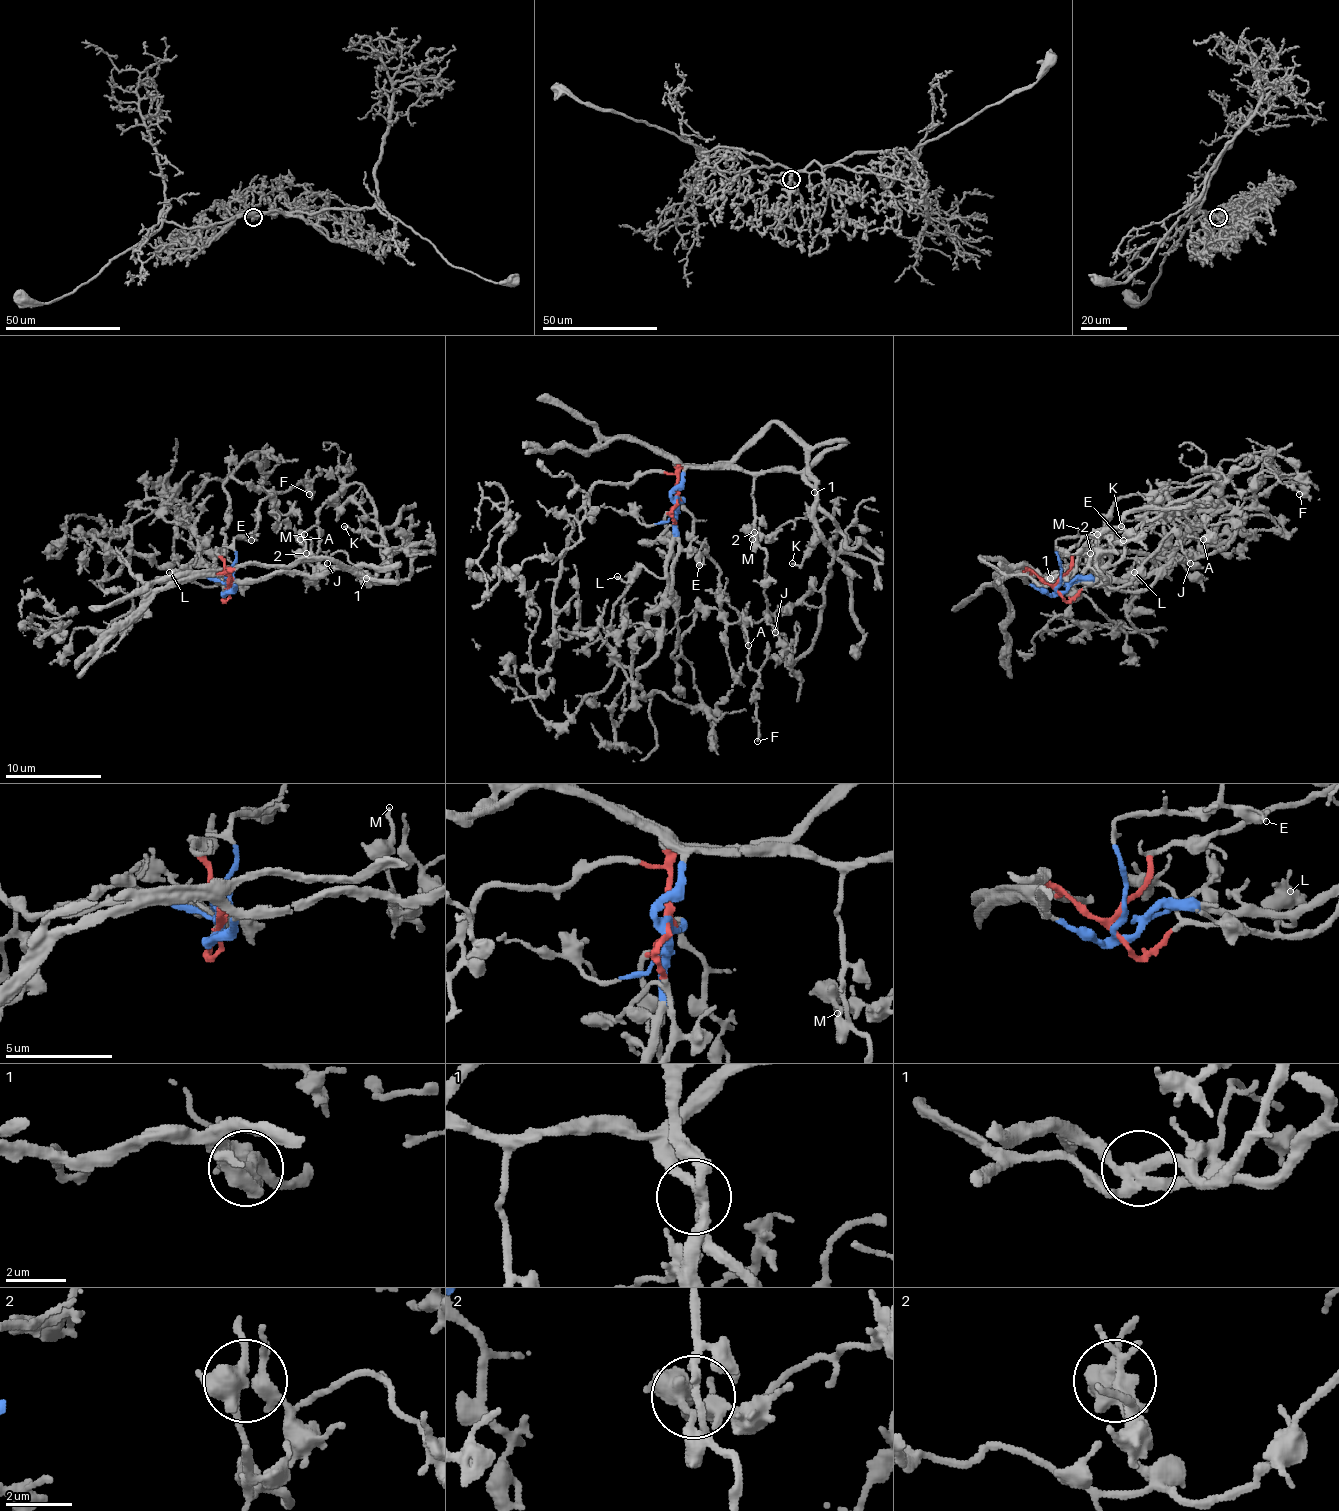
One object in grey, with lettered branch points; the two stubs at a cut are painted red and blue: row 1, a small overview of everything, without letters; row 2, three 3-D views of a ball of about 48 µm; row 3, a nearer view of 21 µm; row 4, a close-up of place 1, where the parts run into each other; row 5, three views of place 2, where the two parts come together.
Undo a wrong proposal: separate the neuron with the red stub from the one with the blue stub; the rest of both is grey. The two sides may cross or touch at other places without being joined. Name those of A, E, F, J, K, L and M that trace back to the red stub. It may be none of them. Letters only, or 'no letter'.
no letter

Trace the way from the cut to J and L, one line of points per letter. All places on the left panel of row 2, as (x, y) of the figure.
J: (229, 585), (224, 593), (241, 581), (306, 573), (308, 585), (318, 588), (320, 533), (327, 564)
L: (229, 585), (226, 578), (214, 585), (193, 583), (169, 571)

